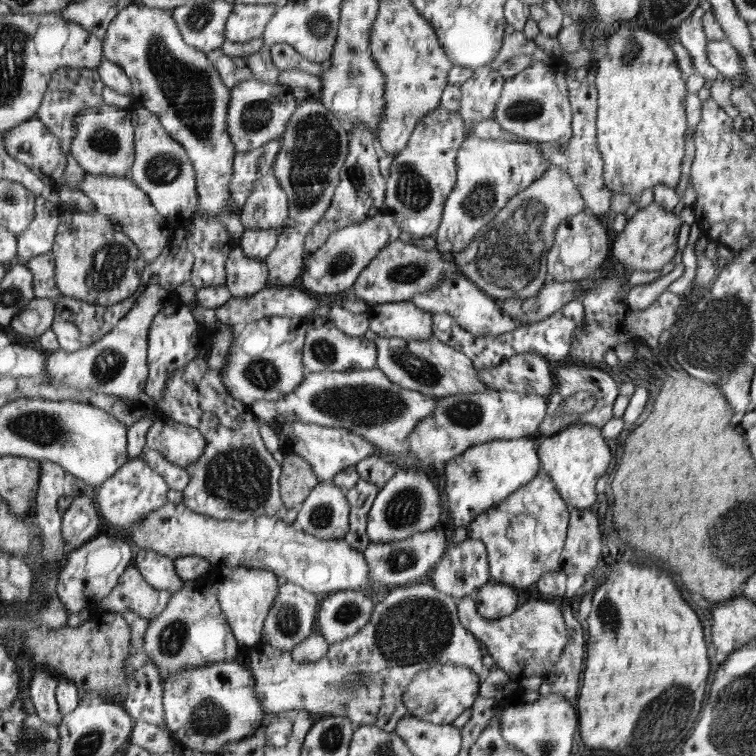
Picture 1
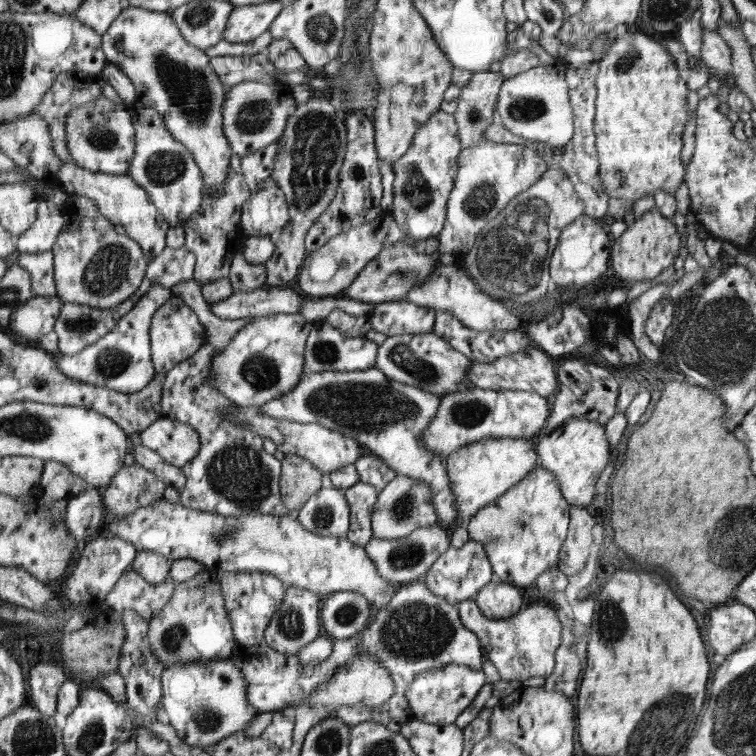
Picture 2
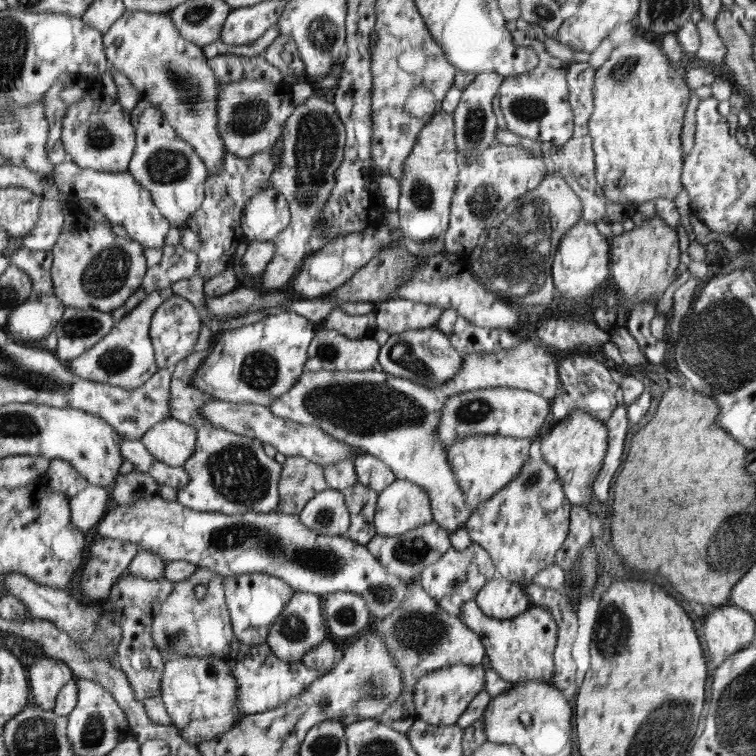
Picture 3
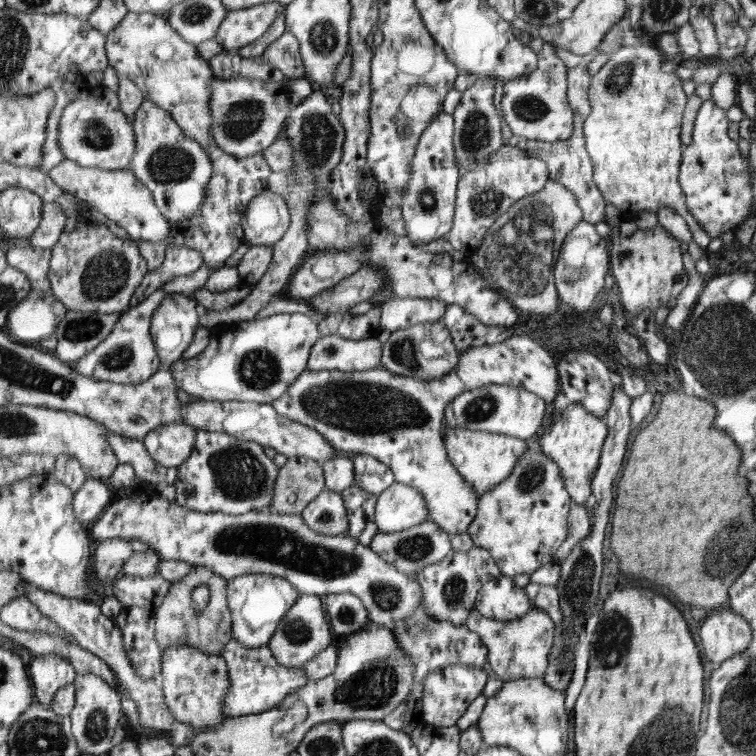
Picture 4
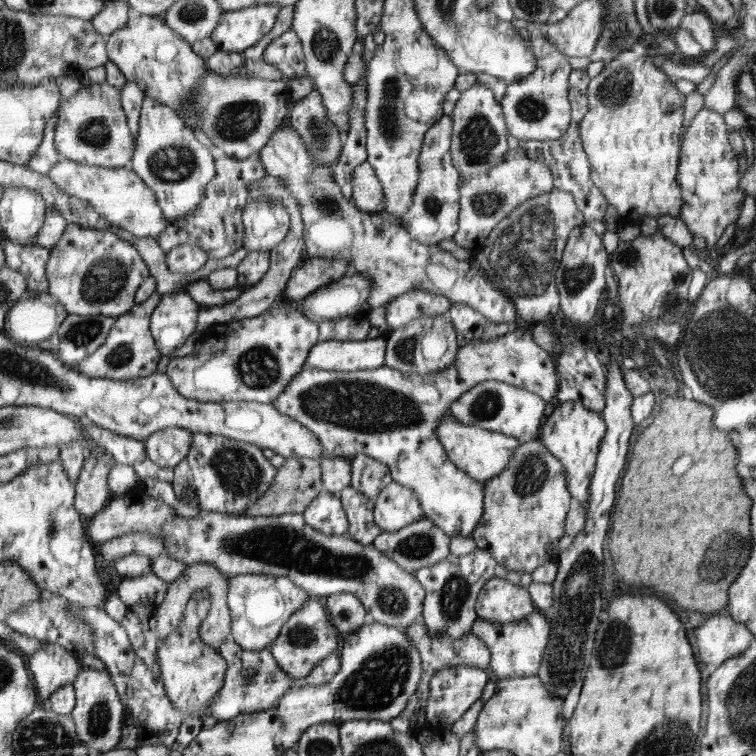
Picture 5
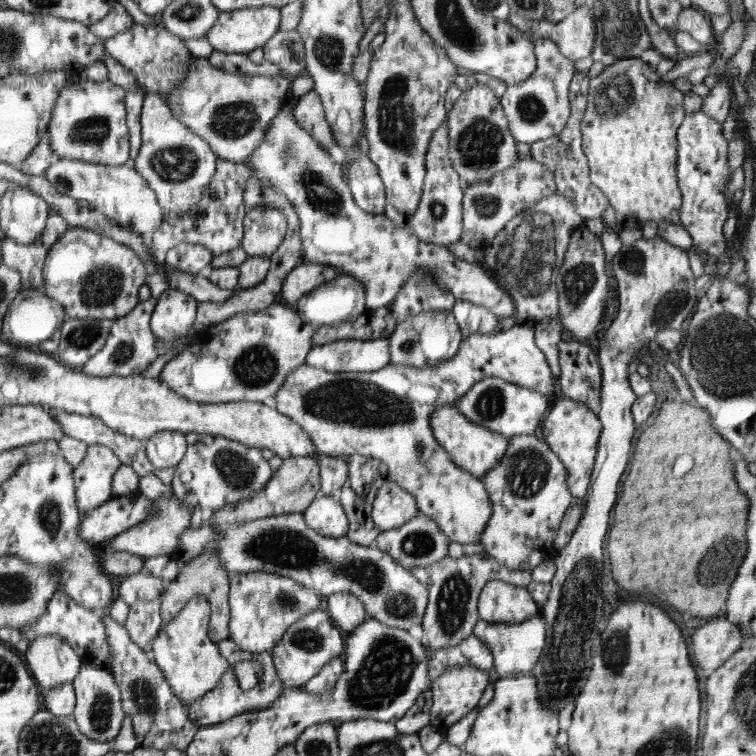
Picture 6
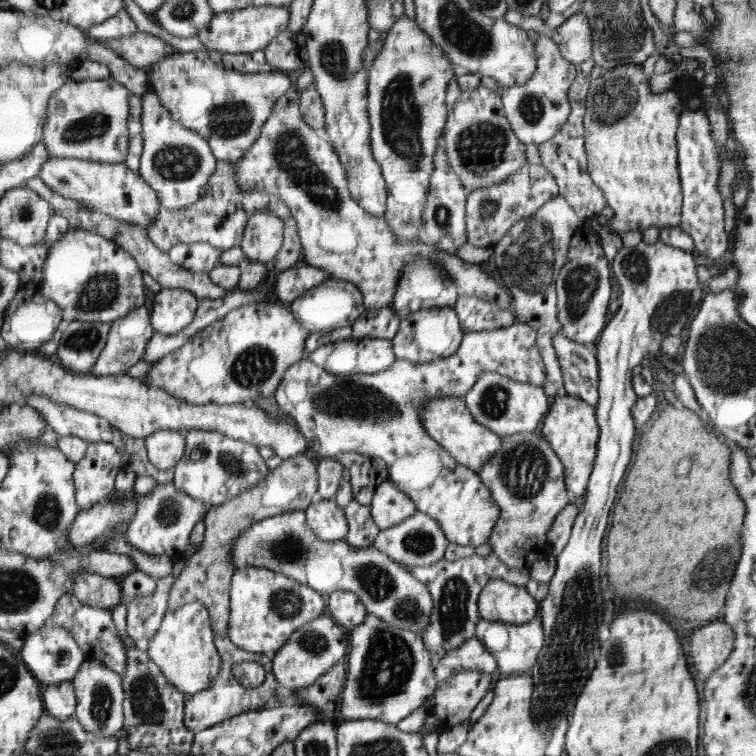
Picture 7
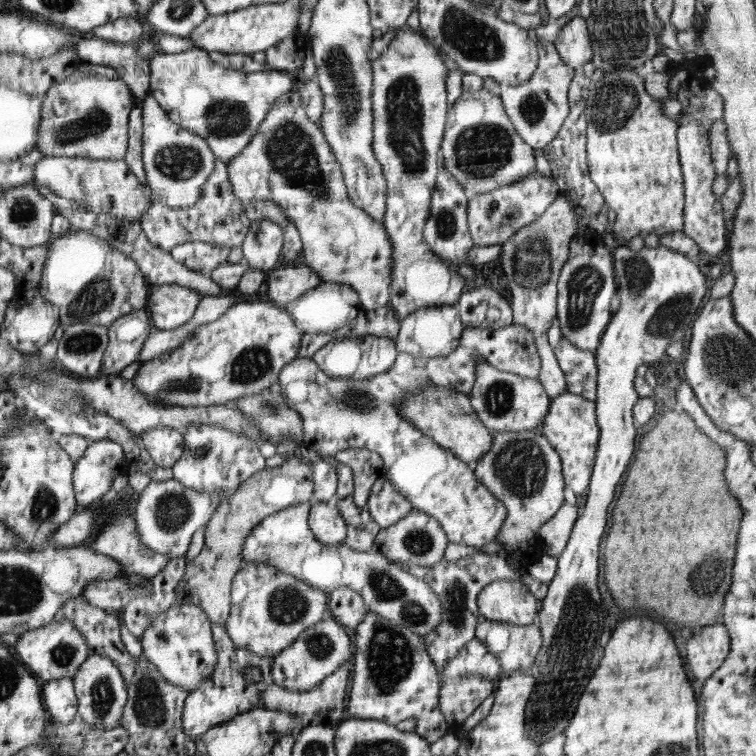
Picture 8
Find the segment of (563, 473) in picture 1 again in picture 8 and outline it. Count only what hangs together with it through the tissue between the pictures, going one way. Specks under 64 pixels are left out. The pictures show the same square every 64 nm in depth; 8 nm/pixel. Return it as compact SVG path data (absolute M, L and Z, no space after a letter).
M566 391L553 398L549 414L541 424L544 436L549 439L562 457L565 478L570 488L580 497L589 488L593 467L596 465L597 446L599 442L599 426L597 423L596 402L586 400L582 395Z

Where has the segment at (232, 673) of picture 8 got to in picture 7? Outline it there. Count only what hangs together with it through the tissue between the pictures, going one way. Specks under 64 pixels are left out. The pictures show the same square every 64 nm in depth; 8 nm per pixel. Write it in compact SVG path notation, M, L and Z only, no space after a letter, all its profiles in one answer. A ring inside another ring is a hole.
M216 633L213 638L216 640L217 650L222 658L221 672L214 678L210 687L192 696L188 696L185 702L183 721L186 724L186 728L190 732L194 732L194 735L202 732L202 730L206 730L206 728L218 725L222 721L236 717L246 712L246 710L257 711L258 709L267 708L273 704L276 696L277 678L273 672L271 655L262 656L260 653L251 653L250 651L242 650L228 638L227 634ZM244 661L259 662L263 665L265 668L265 681L262 684L250 689L244 689L241 686L240 680L235 678L232 673L232 666Z

